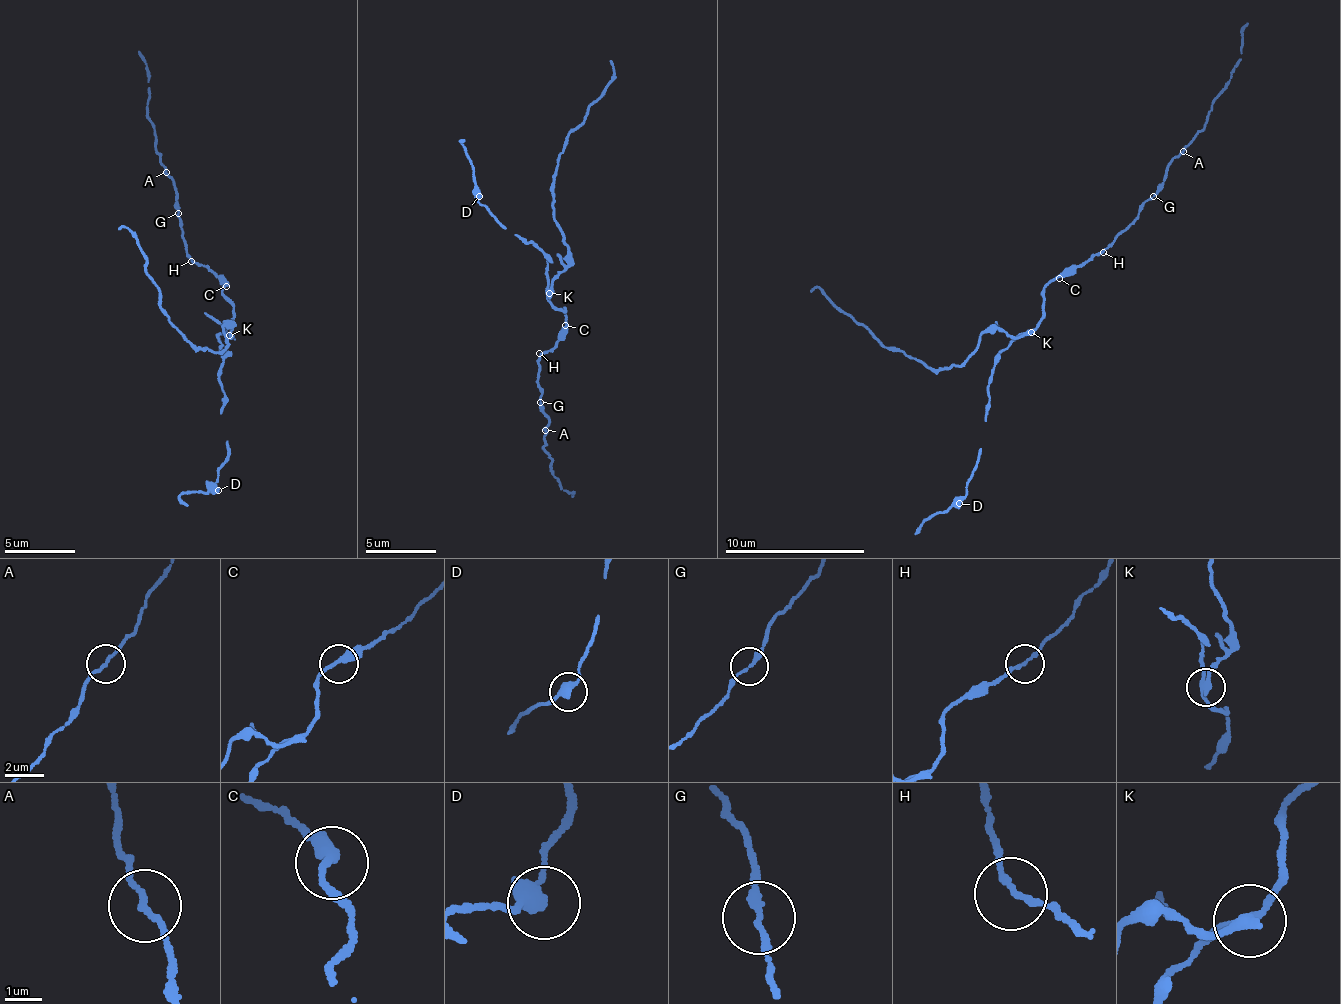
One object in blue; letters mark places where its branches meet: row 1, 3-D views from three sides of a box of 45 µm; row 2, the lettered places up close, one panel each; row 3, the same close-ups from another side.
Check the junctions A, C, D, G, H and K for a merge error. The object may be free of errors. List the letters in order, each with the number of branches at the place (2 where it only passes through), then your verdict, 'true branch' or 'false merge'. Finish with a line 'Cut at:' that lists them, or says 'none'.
A: 2 branches meet; true branch
C: 2 branches meet; true branch
D: 2 branches meet; true branch
G: 2 branches meet; true branch
H: 2 branches meet; true branch
K: 3 branches meet; false merge
Cut at: K

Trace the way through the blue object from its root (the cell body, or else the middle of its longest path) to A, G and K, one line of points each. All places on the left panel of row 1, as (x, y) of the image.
A: (225, 288), (212, 272), (203, 266), (198, 267), (189, 257), (182, 223), (176, 212), (174, 187), (166, 173)
G: (225, 288), (212, 272), (203, 266), (198, 267), (189, 257), (182, 223), (177, 215), (179, 212)
K: (225, 288), (224, 300), (232, 307), (232, 321), (225, 327), (229, 336)

